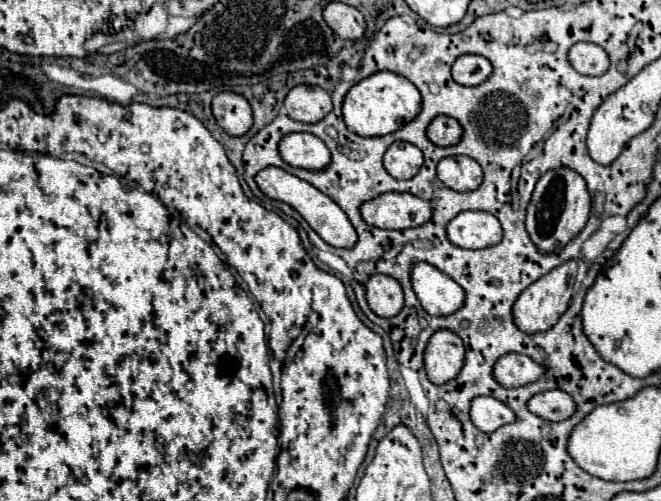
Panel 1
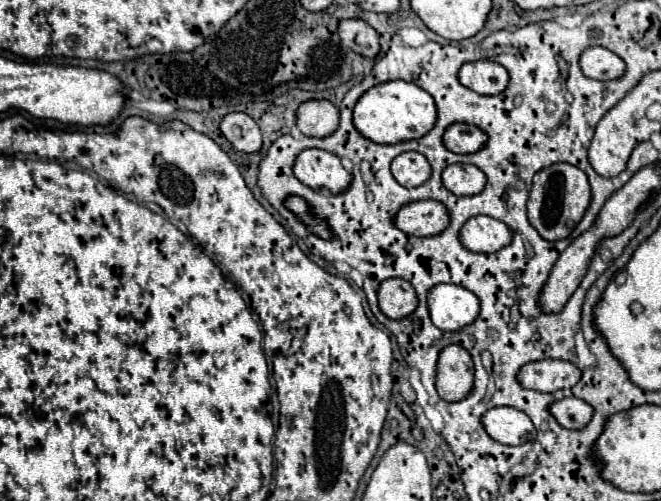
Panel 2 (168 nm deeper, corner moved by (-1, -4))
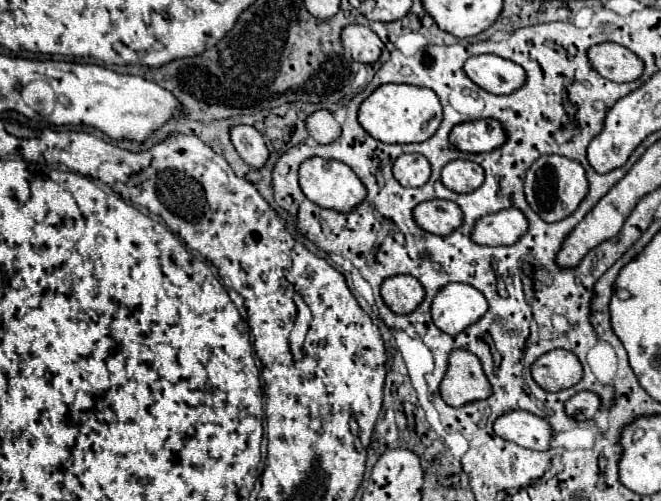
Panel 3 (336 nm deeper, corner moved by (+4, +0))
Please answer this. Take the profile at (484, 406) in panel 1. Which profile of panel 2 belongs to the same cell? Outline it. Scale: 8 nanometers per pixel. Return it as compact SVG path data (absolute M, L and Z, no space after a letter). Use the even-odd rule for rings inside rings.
M496 407L488 409L480 419L486 433L504 445L520 445L536 437L536 429L530 417L514 407Z

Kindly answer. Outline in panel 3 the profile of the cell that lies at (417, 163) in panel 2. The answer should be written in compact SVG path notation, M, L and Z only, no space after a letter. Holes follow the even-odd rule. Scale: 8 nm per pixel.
M405 153L393 163L393 175L403 187L421 187L431 177L431 165L419 153Z

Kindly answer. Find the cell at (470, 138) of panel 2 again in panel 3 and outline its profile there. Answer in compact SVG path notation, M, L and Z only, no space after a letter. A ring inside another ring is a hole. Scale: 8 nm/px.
M479 119L455 125L449 139L459 151L487 153L501 147L507 141L507 135L497 119Z

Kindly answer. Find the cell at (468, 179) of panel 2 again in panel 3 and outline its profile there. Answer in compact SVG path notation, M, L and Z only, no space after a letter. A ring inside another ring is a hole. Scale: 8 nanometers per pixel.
M451 161L441 171L443 185L455 193L471 193L481 187L483 179L483 167L473 161Z

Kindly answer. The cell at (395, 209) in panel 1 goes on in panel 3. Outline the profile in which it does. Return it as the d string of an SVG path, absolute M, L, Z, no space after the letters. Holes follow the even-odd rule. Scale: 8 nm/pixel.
M433 199L415 207L415 221L435 235L449 235L463 223L463 211L453 201Z

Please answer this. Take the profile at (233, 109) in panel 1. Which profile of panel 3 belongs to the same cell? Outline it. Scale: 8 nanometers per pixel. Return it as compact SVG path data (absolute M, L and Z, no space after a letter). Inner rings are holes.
M249 125L233 127L231 141L233 141L237 153L241 155L241 159L253 169L261 169L265 165L265 161L269 159L269 149L263 141L263 135Z

